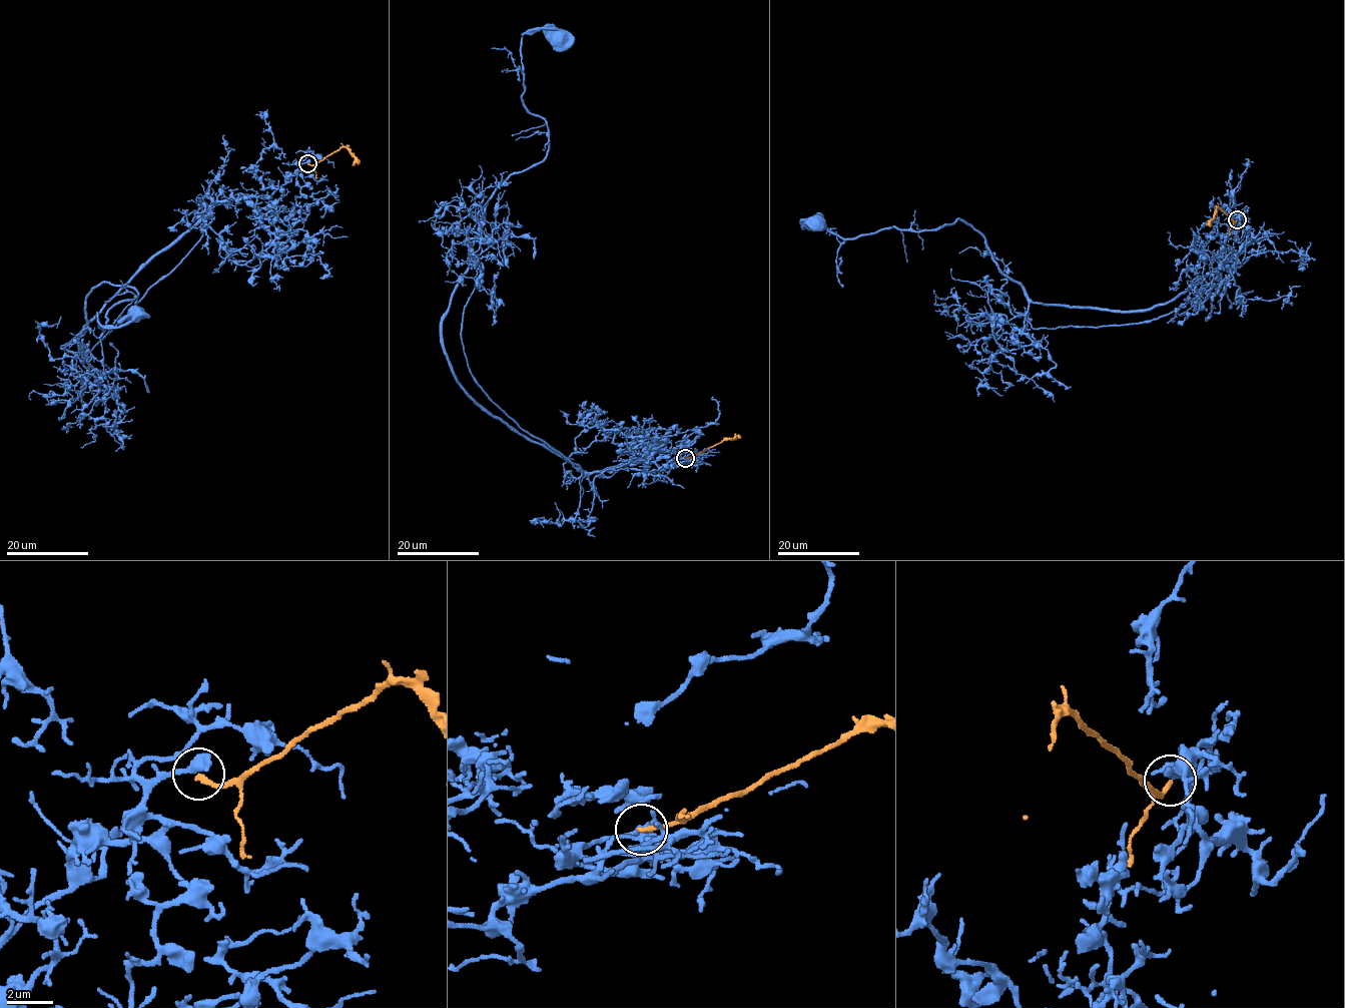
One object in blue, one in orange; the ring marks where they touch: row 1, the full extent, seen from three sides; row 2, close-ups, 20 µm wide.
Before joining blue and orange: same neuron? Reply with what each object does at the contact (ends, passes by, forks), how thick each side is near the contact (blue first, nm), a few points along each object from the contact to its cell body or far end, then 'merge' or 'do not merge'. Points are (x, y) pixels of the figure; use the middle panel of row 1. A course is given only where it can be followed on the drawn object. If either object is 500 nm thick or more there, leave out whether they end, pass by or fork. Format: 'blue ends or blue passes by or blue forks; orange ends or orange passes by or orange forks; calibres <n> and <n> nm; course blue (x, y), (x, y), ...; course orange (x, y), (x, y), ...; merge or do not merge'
calibres 500 and 200 nm; course blue (686, 458), (586, 472), (473, 400), (443, 346), (488, 199), (546, 155), (522, 35), (557, 42); course orange (686, 458), (733, 438); do not merge

